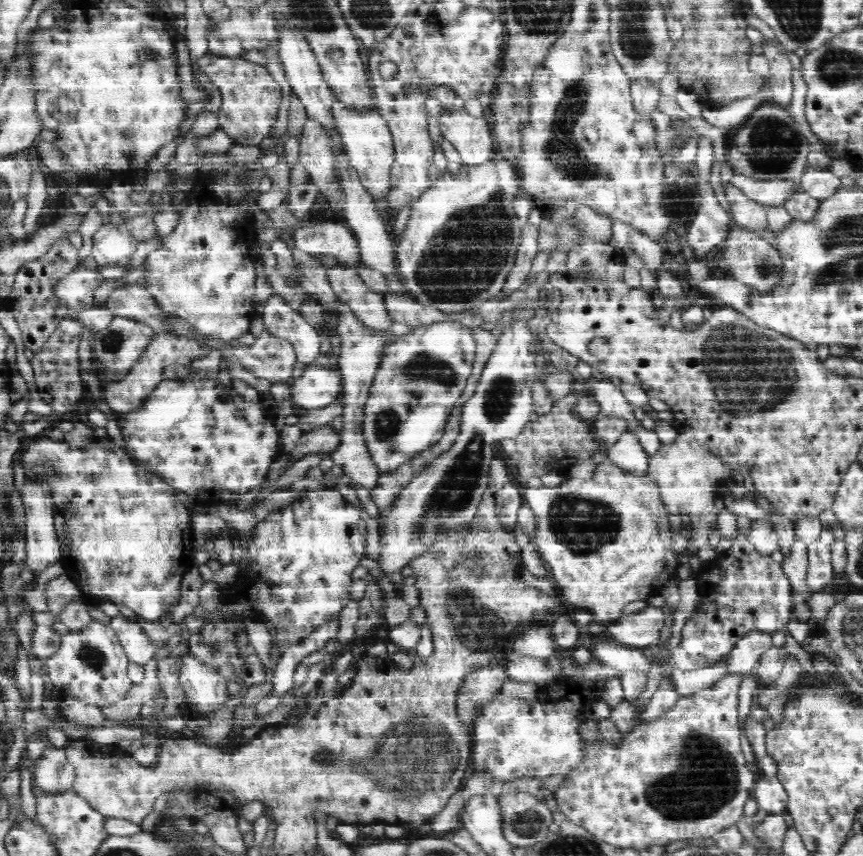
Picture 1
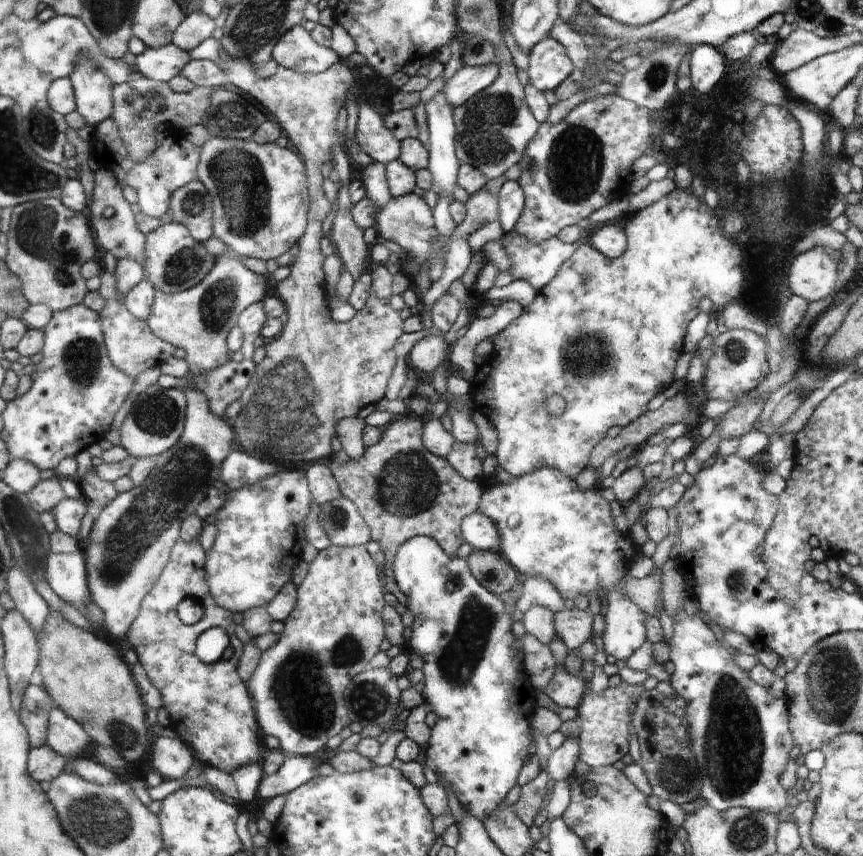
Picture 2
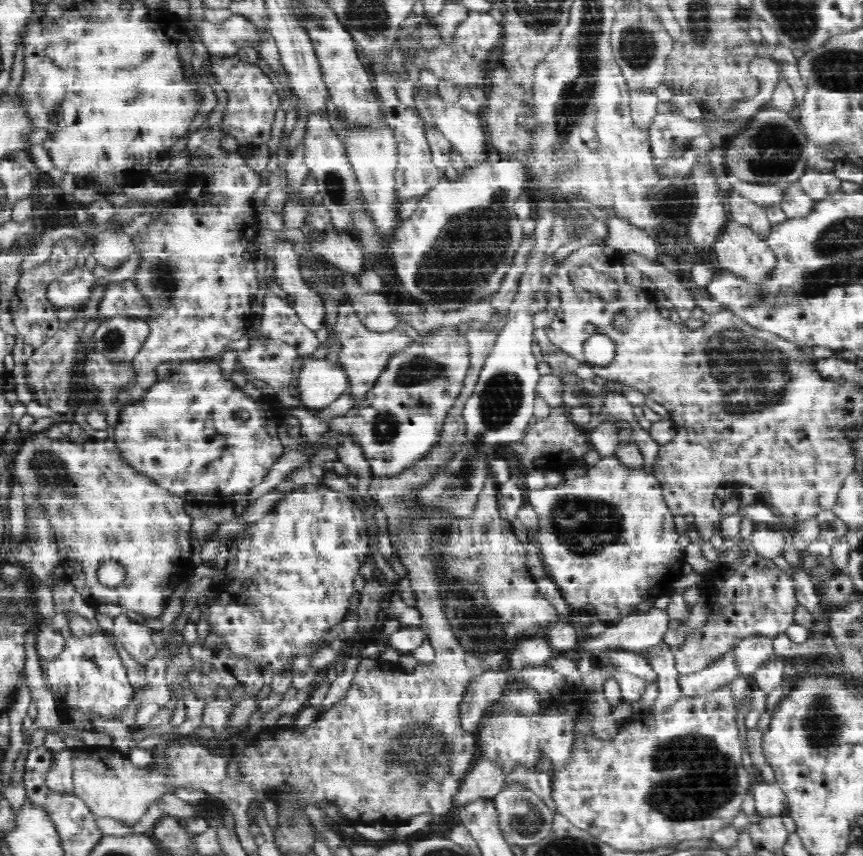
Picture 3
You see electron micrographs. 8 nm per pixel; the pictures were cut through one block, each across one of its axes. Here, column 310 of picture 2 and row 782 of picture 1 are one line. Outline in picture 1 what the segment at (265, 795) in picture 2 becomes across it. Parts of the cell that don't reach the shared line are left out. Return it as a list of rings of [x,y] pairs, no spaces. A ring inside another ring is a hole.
[[[777,775],[759,779],[753,788],[753,797],[758,808],[765,810],[768,815],[786,813],[788,795],[781,781],[777,779]]]

